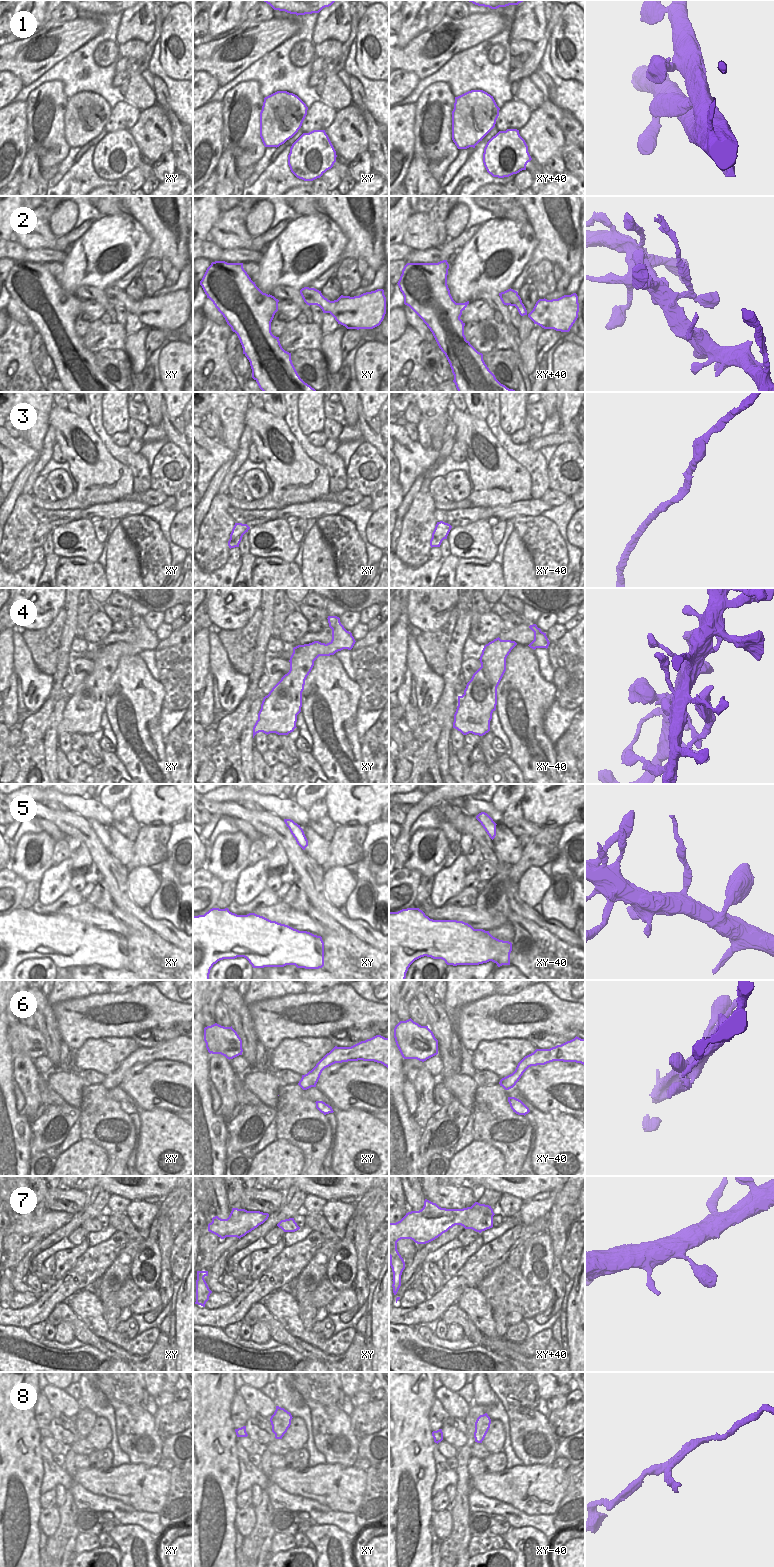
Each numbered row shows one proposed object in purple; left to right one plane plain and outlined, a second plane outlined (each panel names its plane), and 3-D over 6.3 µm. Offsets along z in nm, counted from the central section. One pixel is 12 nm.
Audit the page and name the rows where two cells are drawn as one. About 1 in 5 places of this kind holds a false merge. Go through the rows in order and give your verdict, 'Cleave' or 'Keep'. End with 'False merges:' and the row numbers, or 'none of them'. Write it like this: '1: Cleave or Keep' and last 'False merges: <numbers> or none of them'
1: Keep
2: Keep
3: Keep
4: Keep
5: Keep
6: Keep
7: Keep
8: Keep
False merges: none of them

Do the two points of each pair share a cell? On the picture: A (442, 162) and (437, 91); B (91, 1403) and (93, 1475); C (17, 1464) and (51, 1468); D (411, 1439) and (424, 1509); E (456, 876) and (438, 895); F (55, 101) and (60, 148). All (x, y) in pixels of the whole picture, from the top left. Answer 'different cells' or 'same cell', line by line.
A: same cell
B: different cells
C: different cells
D: same cell
E: same cell
F: same cell

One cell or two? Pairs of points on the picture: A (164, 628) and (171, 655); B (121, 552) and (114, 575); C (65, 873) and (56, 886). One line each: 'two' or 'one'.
A: two
B: one
C: one

